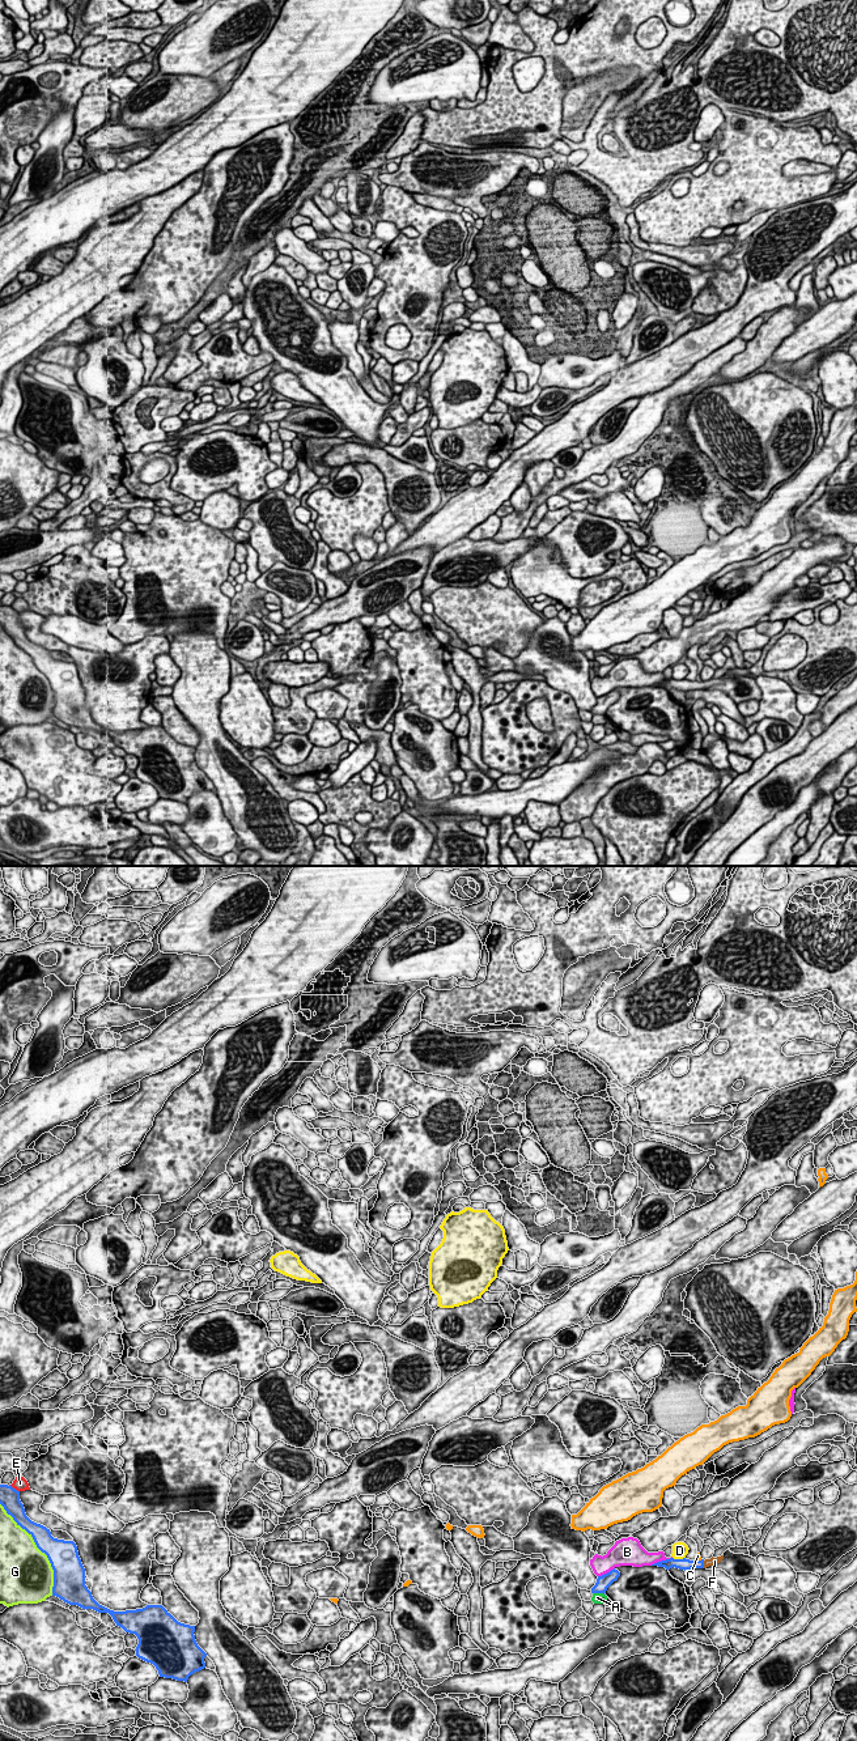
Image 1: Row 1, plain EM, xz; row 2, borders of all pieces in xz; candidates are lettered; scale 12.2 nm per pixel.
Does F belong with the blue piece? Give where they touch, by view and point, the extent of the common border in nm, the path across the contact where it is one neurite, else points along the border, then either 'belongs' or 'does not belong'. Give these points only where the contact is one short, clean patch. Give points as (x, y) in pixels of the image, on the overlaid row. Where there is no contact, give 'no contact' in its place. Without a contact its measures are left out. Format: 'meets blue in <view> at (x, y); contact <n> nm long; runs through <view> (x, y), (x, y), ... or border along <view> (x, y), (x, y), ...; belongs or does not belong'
meets blue in xz at (703, 1565); contact 100 nm long; runs through xz (683, 1563), (703, 1565), (713, 1561); belongs

